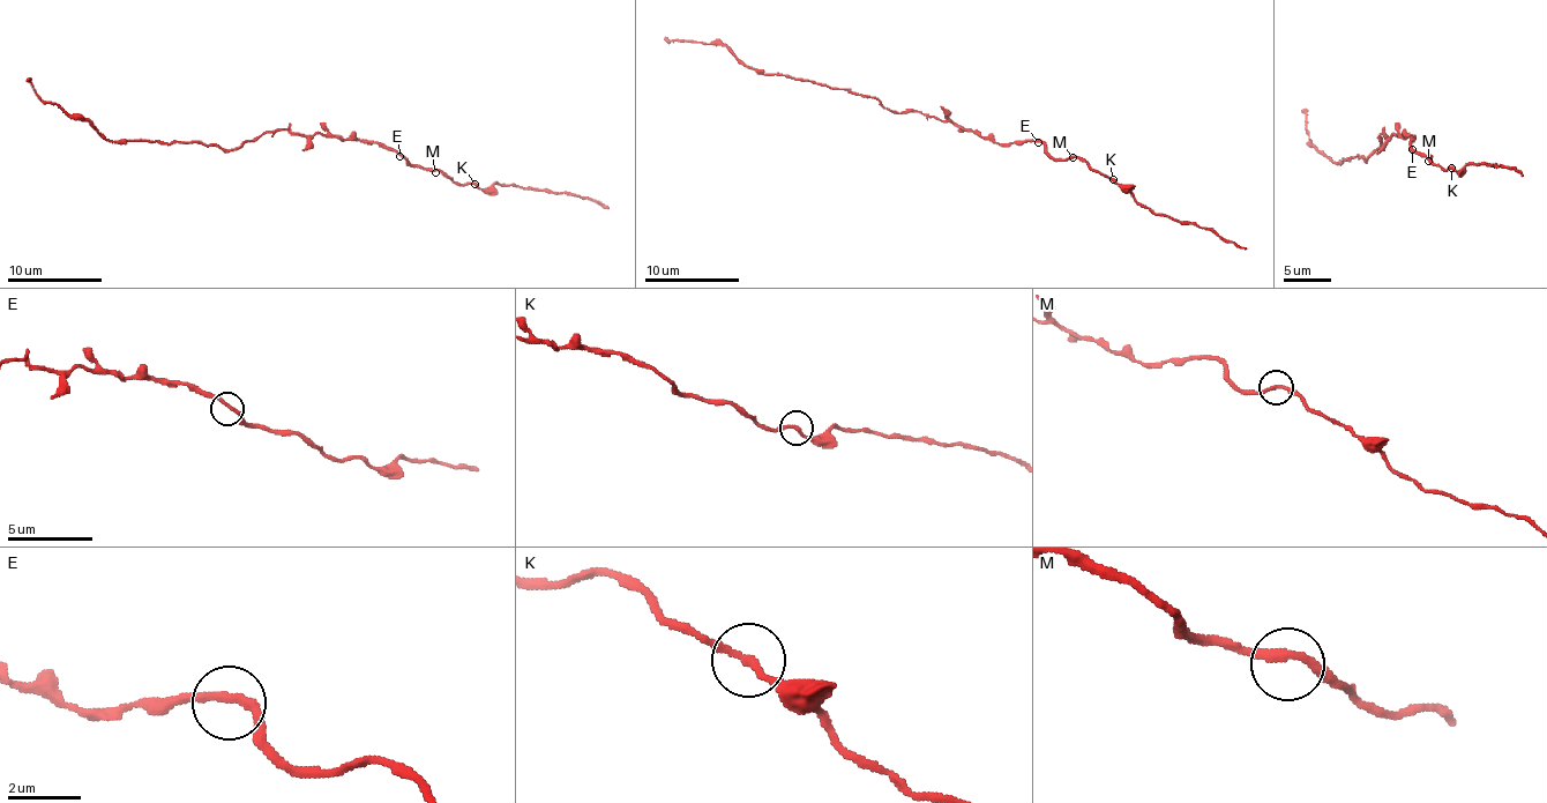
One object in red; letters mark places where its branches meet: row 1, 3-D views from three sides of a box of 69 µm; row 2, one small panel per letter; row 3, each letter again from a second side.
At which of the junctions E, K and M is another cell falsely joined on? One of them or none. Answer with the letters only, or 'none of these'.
none of these

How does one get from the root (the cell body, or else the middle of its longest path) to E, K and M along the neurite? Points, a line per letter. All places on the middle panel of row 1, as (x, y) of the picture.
E: (959, 125), (991, 136), (998, 143), (1038, 142)
K: (959, 125), (991, 136), (998, 143), (1036, 140), (1054, 157), (1080, 157), (1113, 180)
M: (959, 125), (991, 136), (998, 143), (1036, 140), (1054, 157), (1073, 157)

